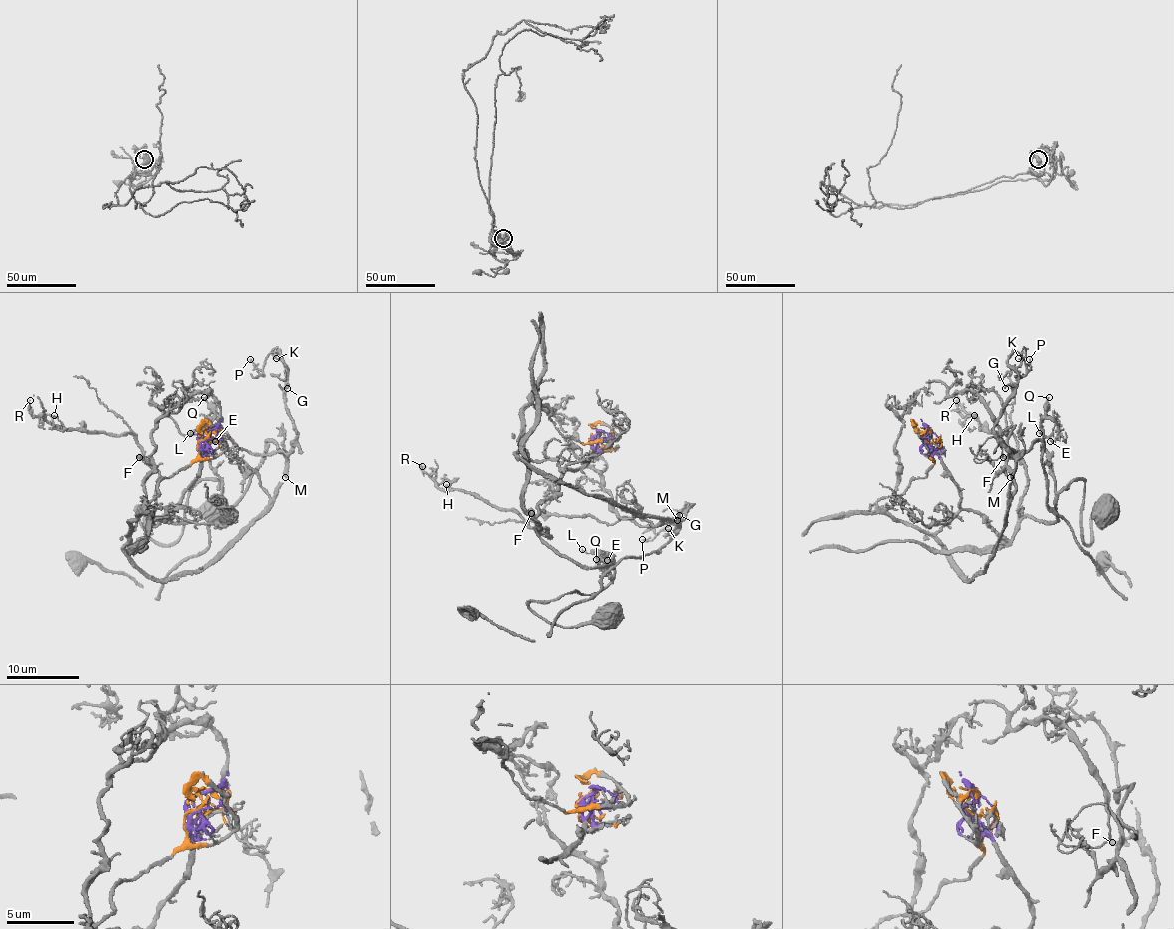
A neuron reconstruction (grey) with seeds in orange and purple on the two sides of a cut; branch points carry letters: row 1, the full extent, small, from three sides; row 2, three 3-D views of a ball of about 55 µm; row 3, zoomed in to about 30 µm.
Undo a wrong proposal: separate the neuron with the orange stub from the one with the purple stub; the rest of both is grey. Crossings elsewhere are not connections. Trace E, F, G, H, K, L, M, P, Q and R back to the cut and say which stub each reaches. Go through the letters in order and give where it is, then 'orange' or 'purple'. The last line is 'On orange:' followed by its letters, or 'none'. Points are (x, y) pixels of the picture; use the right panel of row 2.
E: place (1050, 441); purple
F: place (1003, 457); purple
G: place (1005, 388); orange
H: place (974, 415); purple
K: place (1018, 358); orange
L: place (1039, 433); purple
M: place (1010, 477); orange
P: place (1029, 359); orange
Q: place (1049, 397); purple
R: place (956, 400); purple
On orange: G, K, M, P

